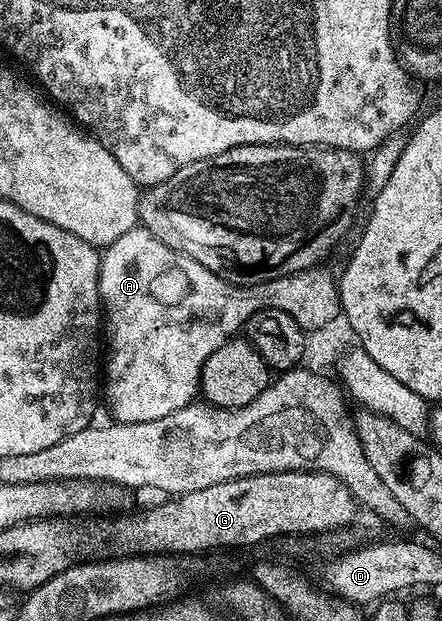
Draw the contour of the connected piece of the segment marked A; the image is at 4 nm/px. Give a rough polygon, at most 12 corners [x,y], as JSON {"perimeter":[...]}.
{"perimeter":[[142,227],[106,246],[112,420],[192,404],[255,313],[342,312],[325,265],[229,285]]}

